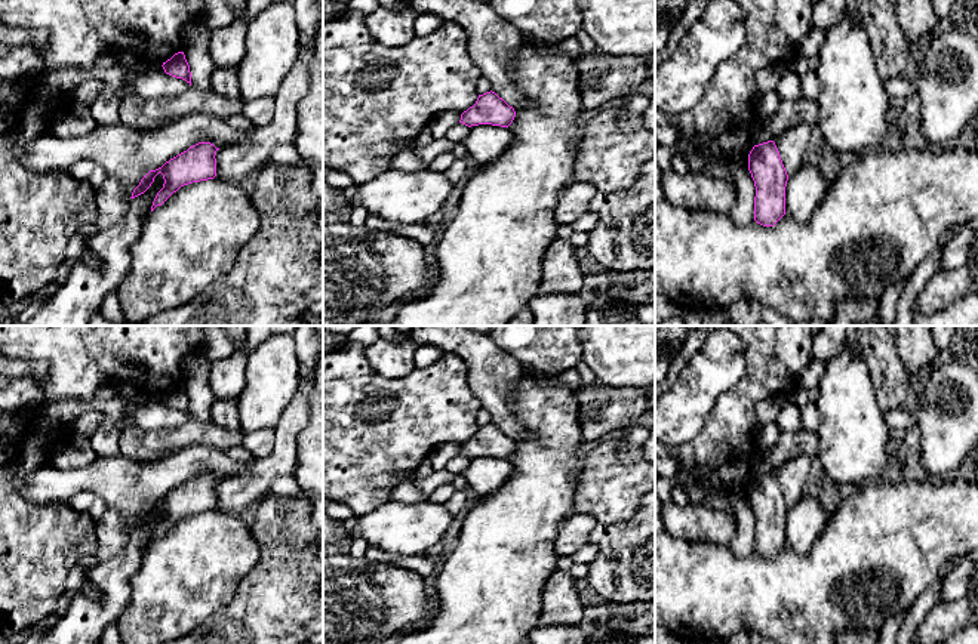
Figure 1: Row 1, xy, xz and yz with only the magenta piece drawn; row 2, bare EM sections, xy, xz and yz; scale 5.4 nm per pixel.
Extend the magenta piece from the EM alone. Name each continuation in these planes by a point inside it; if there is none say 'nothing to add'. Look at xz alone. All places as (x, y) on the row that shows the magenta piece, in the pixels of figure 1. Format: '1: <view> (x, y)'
nothing to add

